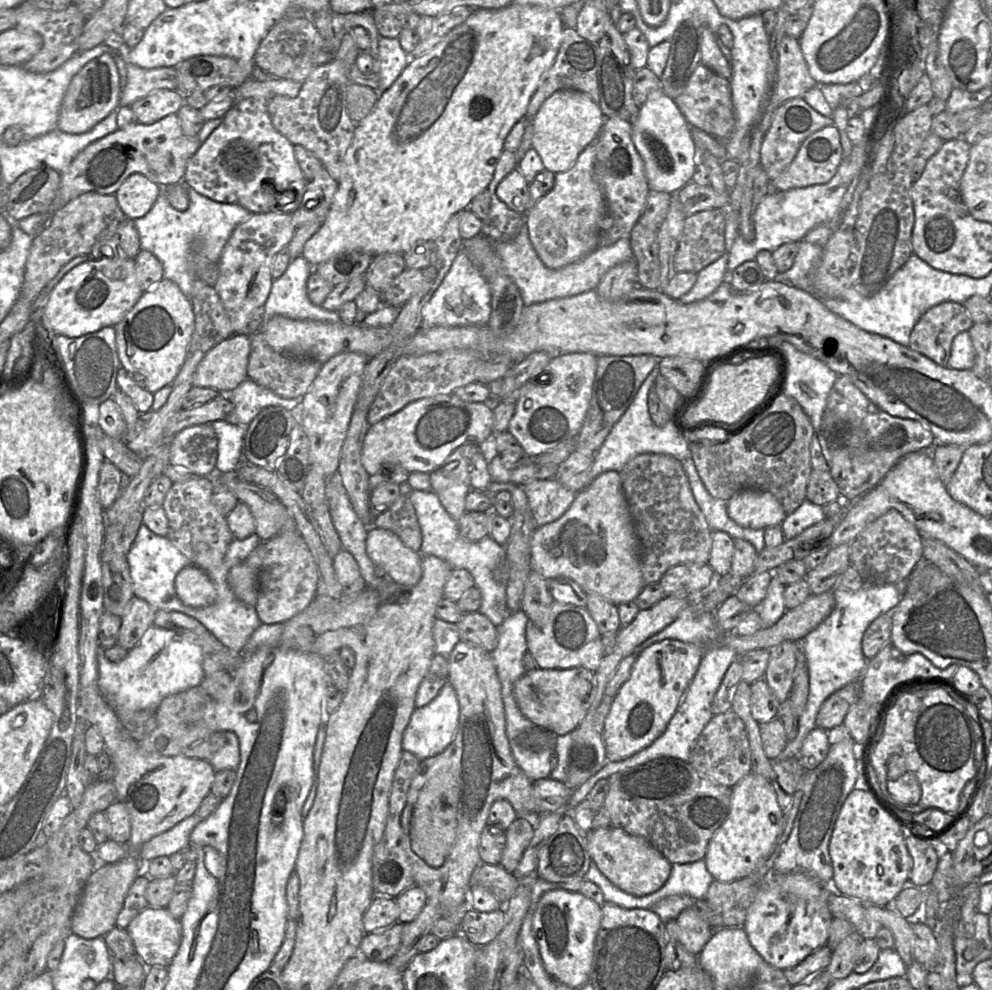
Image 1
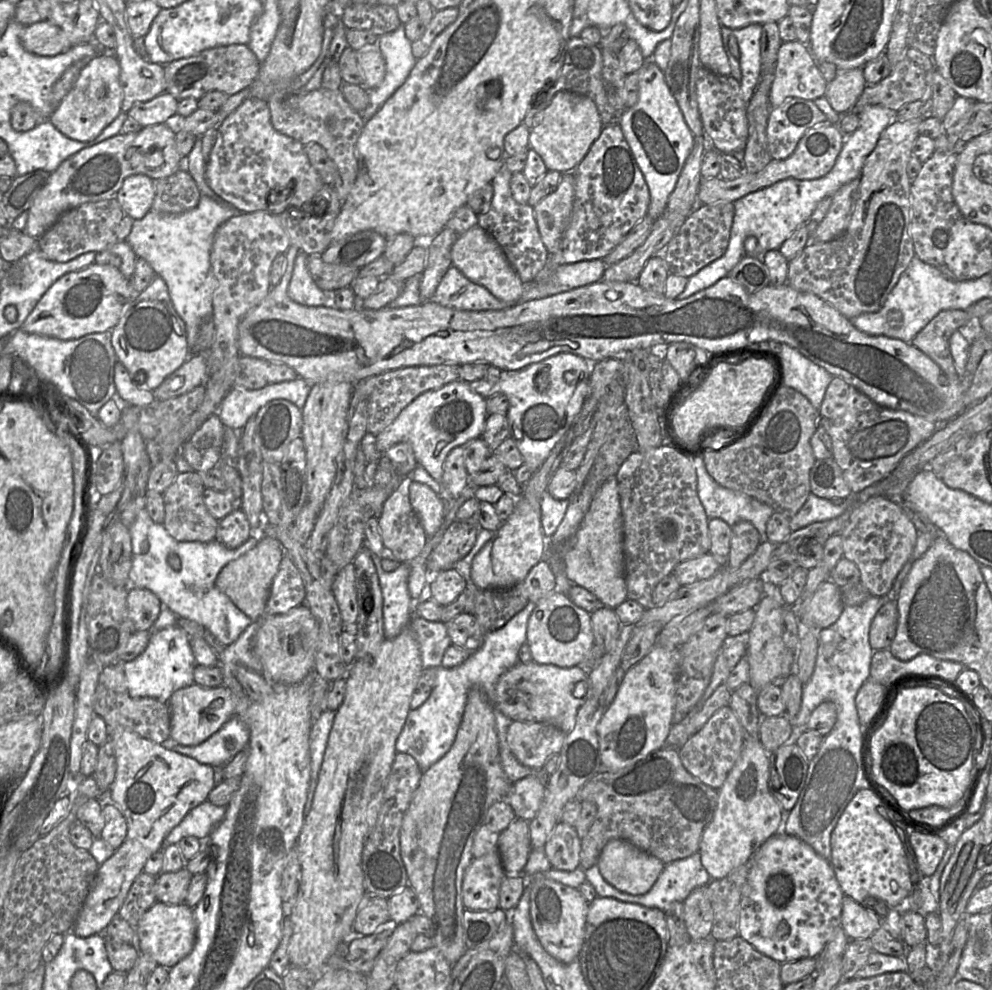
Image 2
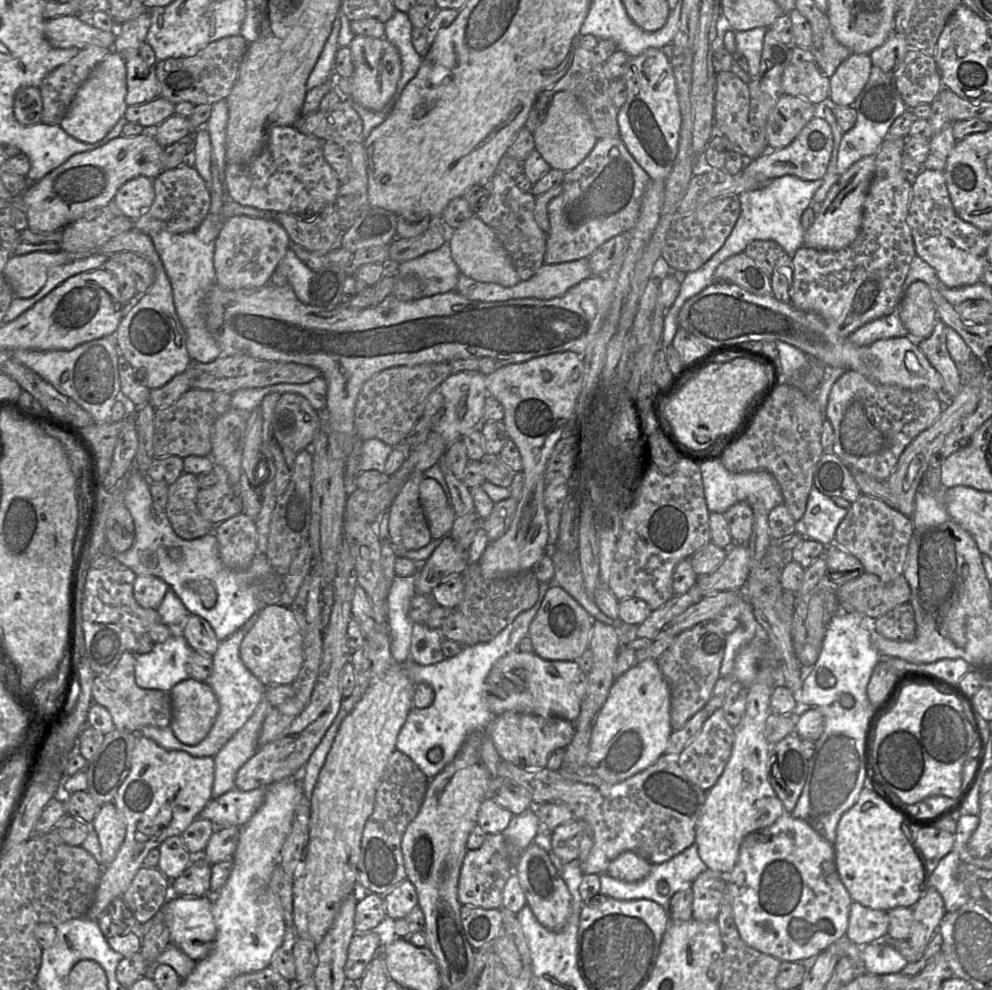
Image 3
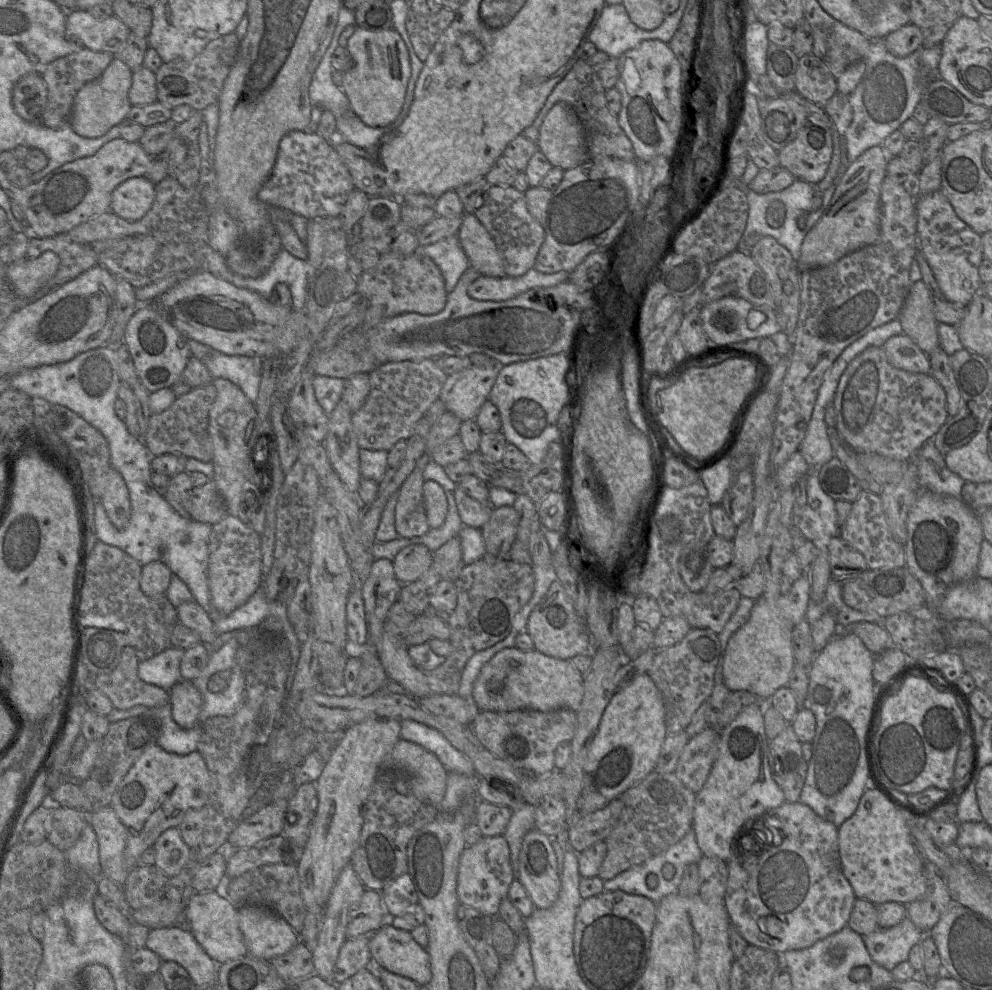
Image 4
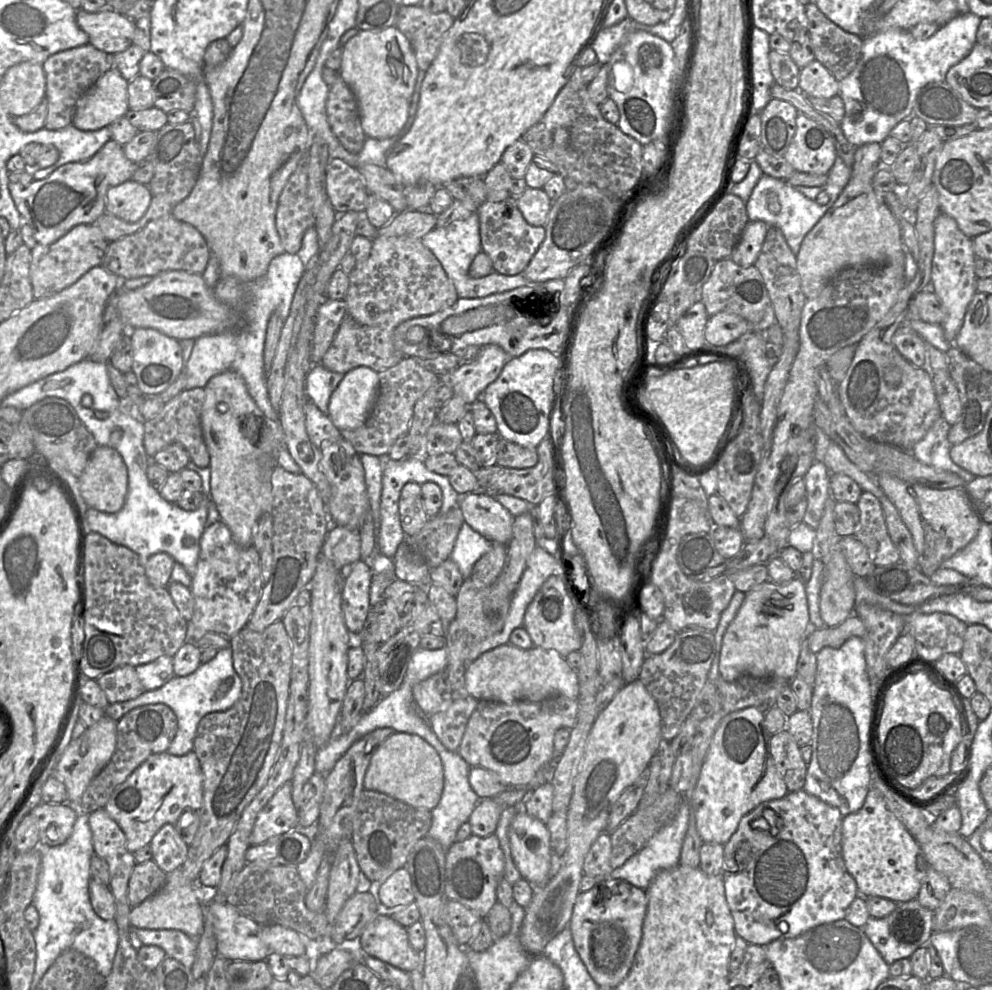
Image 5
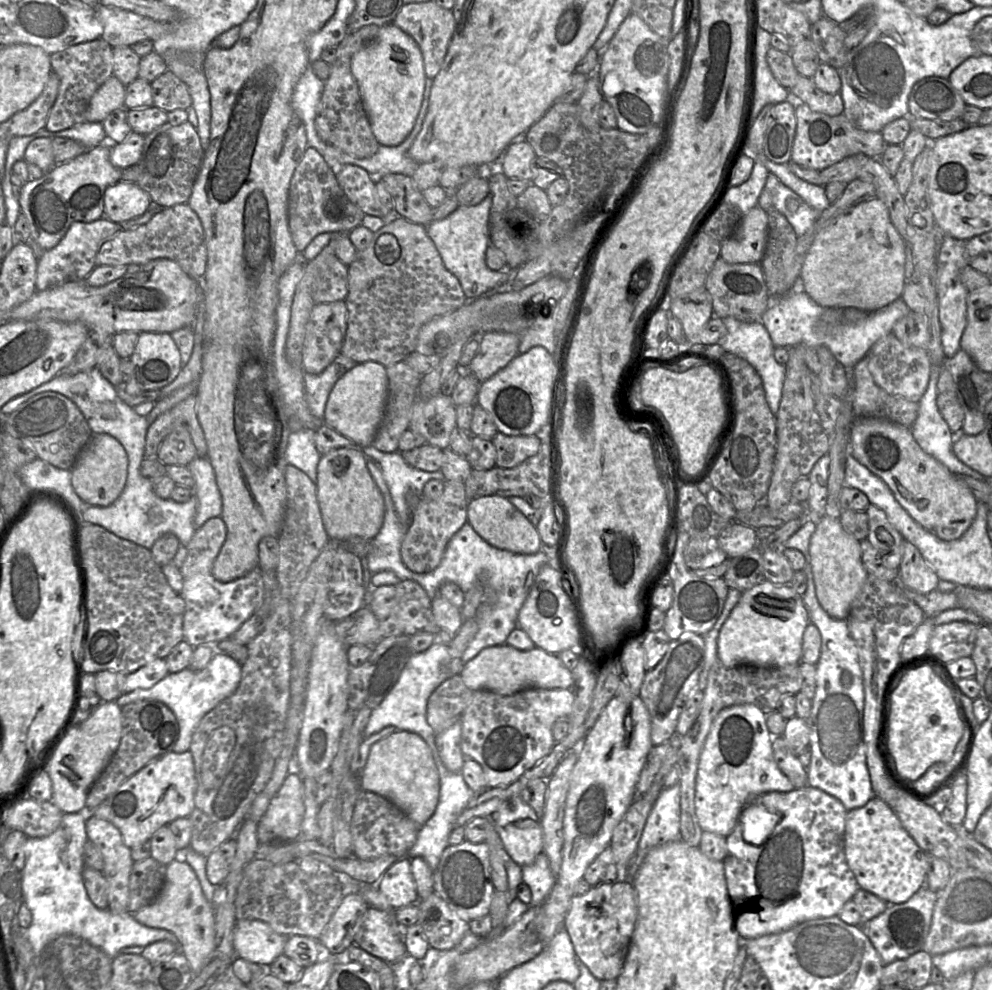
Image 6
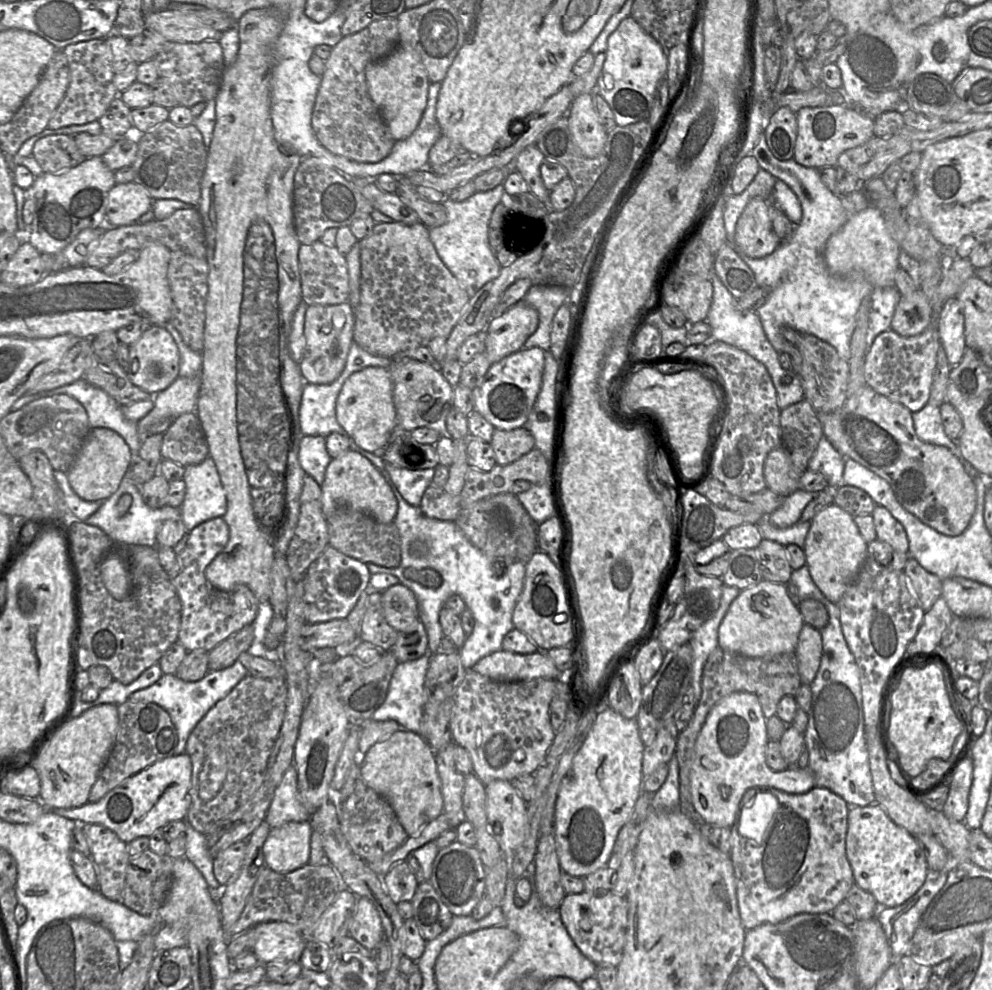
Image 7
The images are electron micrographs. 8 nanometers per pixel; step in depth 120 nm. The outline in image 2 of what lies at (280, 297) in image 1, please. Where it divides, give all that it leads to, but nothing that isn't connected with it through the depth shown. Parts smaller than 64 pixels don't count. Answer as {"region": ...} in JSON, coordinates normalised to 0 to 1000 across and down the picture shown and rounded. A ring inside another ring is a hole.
{"region":[[[301,256],[297,262],[289,292],[290,300],[305,309],[334,309],[332,296],[323,293],[315,282],[309,271],[309,261],[309,257]]]}

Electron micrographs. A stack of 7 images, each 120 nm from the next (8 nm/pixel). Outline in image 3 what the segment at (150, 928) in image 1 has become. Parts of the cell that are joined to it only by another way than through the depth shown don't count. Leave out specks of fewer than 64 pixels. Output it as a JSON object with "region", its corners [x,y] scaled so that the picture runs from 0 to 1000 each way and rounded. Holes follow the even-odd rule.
{"region":[[[171,905],[162,917],[162,921],[171,941],[172,954],[177,955],[198,972],[208,968],[215,959],[219,937],[213,920],[214,913],[215,911],[210,905]]]}

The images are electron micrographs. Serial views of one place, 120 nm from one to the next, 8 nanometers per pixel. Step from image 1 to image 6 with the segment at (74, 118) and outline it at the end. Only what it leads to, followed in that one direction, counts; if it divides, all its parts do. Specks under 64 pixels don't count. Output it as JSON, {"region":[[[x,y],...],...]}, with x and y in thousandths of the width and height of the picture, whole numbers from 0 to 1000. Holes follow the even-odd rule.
{"region":[[[115,76],[94,95],[86,113],[86,123],[103,123],[113,112],[125,108],[127,87]]]}

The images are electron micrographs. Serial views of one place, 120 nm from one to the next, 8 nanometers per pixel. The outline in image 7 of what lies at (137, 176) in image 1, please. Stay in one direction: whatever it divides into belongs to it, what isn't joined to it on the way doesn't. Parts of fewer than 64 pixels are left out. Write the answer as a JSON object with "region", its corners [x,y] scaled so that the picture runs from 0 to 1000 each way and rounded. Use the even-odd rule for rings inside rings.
{"region":[[[136,183],[116,186],[109,195],[106,226],[121,229],[138,225],[153,205],[148,192]]]}

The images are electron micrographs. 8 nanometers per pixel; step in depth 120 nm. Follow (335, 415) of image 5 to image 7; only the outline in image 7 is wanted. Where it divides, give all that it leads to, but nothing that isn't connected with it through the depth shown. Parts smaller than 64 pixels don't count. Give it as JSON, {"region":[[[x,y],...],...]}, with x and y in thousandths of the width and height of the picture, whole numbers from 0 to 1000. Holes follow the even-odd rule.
{"region":[[[369,371],[354,378],[340,401],[339,422],[361,452],[374,458],[385,457],[394,446],[395,436],[401,431],[392,373]]]}

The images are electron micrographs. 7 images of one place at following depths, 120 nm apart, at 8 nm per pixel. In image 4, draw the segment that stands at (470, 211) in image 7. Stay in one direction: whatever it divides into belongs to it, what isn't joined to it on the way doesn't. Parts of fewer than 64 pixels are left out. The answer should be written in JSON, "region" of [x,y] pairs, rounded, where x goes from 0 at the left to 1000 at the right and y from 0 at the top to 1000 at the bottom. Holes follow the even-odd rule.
{"region":[[[456,237],[438,246],[422,248],[416,257],[427,258],[436,263],[447,278],[452,296],[459,291],[465,278],[474,269],[461,237]],[[536,270],[522,280],[484,278],[473,288],[471,295],[475,301],[480,303],[508,304],[540,290],[556,290],[573,284],[574,277],[571,274],[550,277]]]}

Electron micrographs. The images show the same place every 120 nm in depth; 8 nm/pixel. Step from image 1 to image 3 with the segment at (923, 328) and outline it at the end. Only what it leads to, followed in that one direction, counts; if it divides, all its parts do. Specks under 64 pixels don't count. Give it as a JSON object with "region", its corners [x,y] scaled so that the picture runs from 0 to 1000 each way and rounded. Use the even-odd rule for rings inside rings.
{"region":[[[946,322],[940,337],[935,341],[925,344],[924,348],[948,378],[951,386],[950,400],[958,404],[968,395],[969,381],[965,369],[956,356],[953,333],[954,328]]]}

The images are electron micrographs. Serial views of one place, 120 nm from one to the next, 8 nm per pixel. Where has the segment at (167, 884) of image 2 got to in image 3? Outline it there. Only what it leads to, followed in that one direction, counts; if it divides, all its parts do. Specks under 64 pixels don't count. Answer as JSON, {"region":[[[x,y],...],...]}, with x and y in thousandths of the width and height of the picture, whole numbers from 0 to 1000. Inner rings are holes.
{"region":[[[196,865],[184,882],[172,890],[172,904],[204,906],[211,902],[214,874],[204,865]]]}

